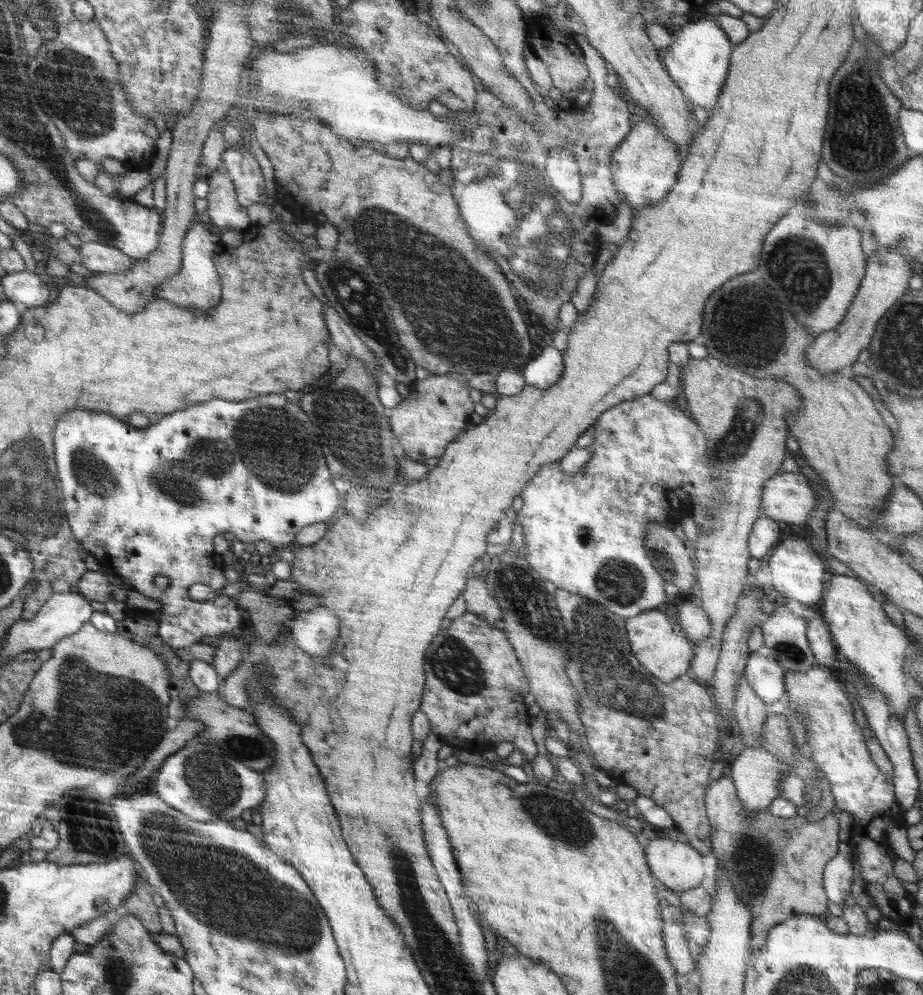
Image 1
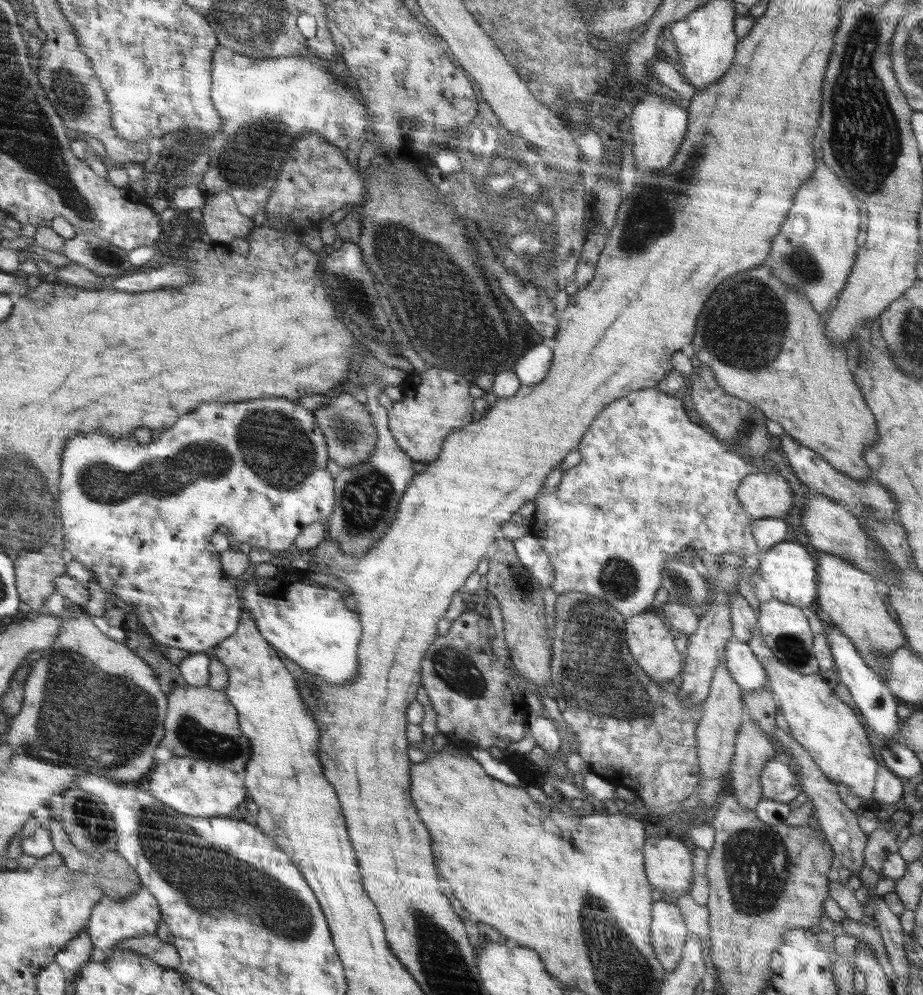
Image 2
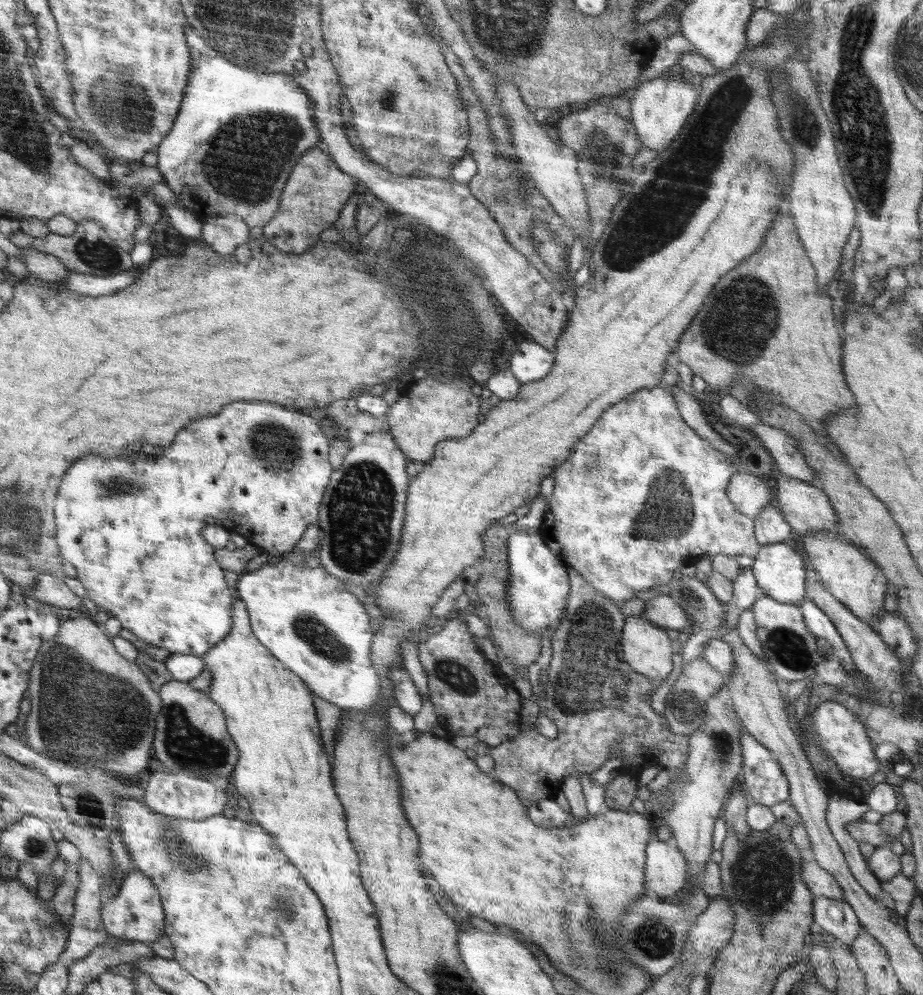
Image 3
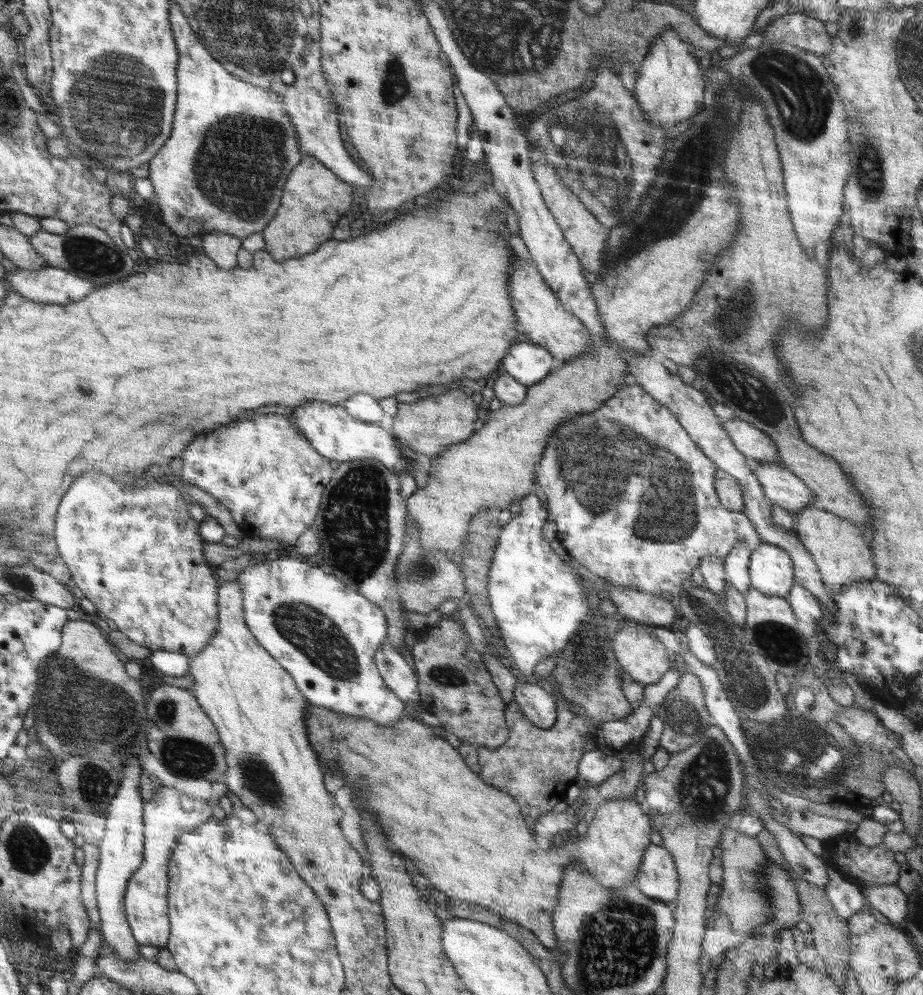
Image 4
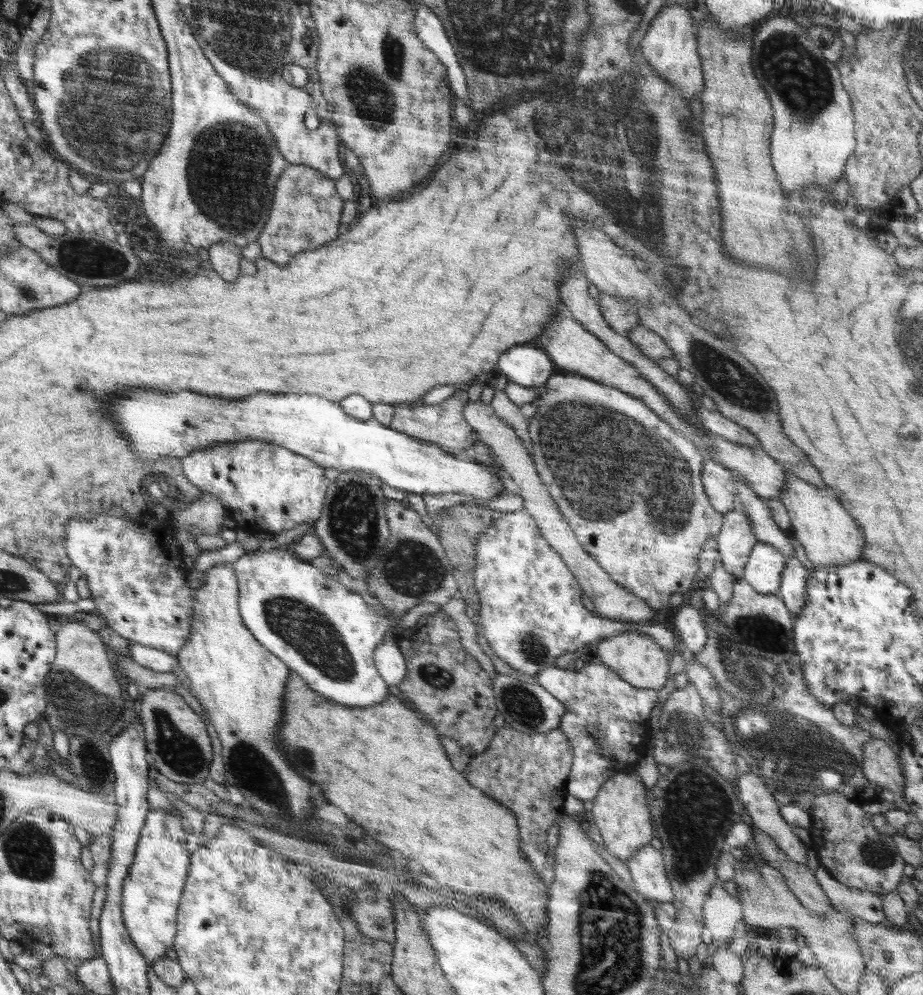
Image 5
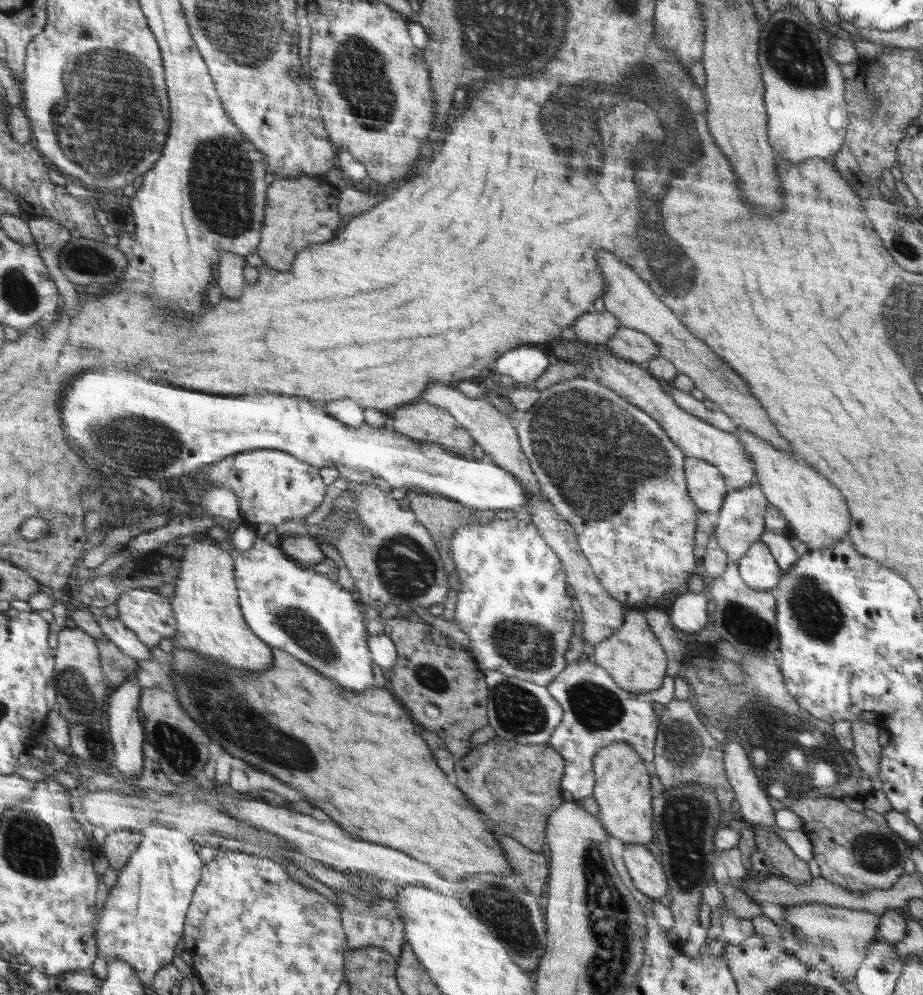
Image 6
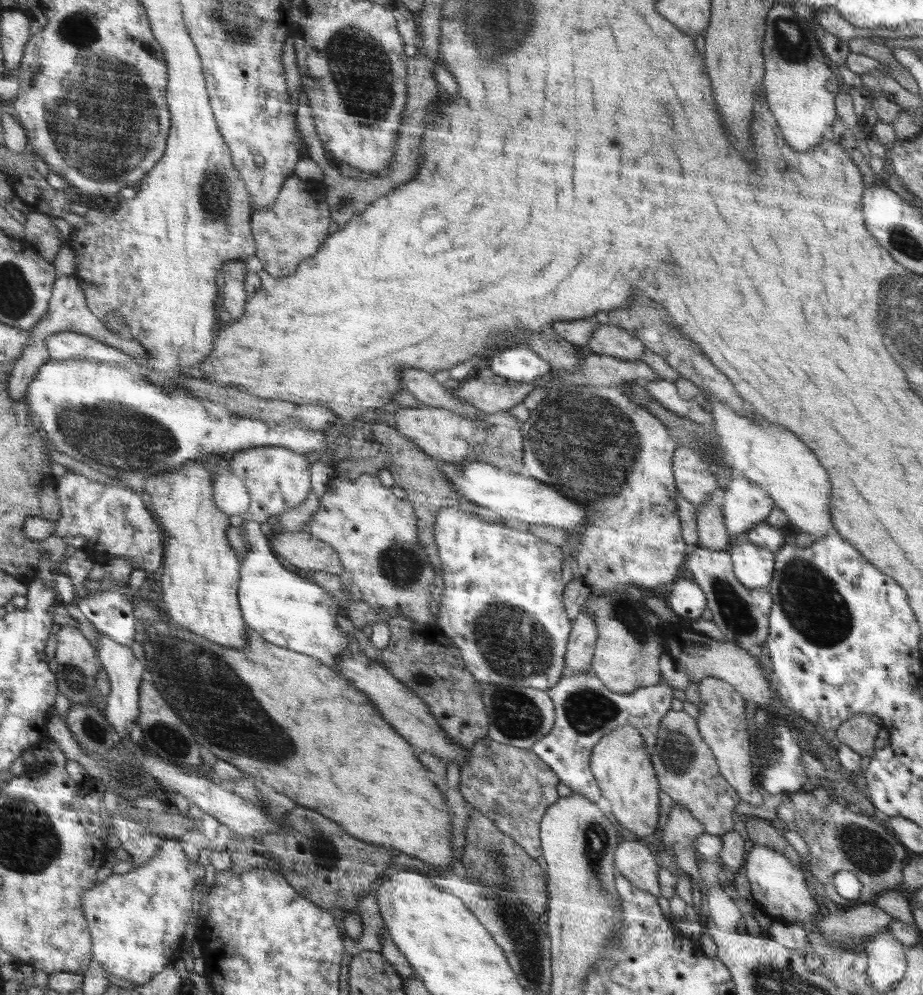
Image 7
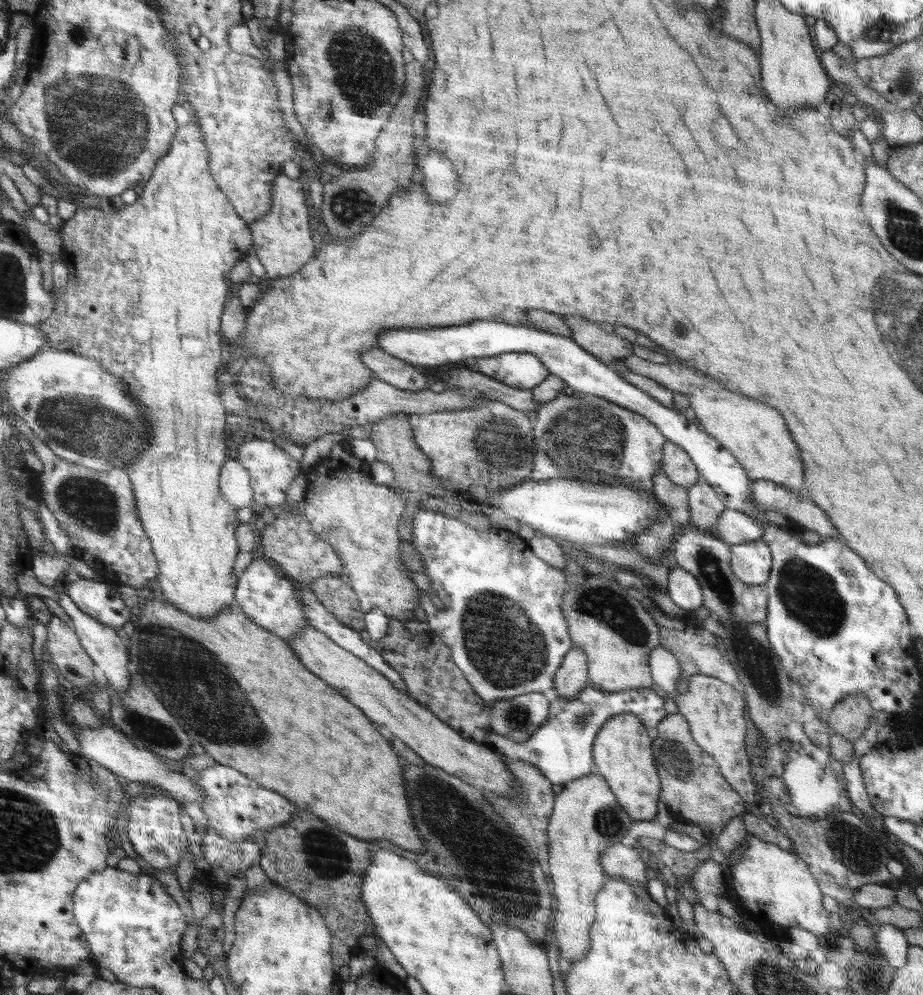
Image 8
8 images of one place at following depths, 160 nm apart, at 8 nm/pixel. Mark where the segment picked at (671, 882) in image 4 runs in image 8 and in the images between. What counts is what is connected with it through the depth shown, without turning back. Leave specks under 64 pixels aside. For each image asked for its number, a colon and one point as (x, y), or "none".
5: (647, 870)
6: (647, 874)
7: (634, 861)
8: (621, 861)

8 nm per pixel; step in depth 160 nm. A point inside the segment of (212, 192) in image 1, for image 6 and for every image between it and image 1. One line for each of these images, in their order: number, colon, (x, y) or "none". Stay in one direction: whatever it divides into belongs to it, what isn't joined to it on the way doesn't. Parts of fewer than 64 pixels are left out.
2: (223, 223)
3: (224, 233)
4: (222, 248)
5: (225, 257)
6: (230, 275)

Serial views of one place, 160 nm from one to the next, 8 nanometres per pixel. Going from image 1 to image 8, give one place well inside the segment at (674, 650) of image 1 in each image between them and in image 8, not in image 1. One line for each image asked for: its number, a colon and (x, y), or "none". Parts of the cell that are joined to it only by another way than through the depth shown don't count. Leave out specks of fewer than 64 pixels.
2: (653, 649)
3: (647, 649)
4: (643, 658)
5: (633, 655)
6: (633, 656)
7: (628, 653)
8: (617, 634)

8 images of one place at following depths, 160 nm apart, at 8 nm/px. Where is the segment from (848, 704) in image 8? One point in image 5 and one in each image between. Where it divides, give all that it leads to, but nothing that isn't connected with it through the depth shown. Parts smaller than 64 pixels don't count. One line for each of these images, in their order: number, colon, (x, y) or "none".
5: (880, 765)
6: (867, 749)
7: (859, 732)

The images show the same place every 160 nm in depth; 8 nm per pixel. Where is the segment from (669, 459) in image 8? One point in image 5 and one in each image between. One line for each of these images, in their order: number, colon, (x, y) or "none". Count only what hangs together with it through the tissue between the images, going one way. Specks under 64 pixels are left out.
5: (719, 482)
6: (707, 485)
7: (694, 480)

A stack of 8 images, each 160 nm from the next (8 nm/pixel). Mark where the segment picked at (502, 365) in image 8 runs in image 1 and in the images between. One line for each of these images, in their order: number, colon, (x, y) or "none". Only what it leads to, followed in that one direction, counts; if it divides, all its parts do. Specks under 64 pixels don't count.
1: (544, 371)
2: (533, 366)
3: (531, 362)
4: (529, 363)
5: (529, 366)
6: (525, 364)
7: (520, 364)

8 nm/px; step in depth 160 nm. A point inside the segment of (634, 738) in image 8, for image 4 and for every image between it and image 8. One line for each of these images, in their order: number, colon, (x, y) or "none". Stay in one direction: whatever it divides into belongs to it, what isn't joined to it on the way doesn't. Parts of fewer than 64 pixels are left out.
4: (462, 833)
5: (622, 814)
6: (622, 792)
7: (620, 763)

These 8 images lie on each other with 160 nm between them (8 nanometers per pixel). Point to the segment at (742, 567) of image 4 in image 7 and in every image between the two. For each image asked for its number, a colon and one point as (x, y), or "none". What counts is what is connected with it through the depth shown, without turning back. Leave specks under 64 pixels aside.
5: (735, 540)
6: (740, 521)
7: (745, 504)

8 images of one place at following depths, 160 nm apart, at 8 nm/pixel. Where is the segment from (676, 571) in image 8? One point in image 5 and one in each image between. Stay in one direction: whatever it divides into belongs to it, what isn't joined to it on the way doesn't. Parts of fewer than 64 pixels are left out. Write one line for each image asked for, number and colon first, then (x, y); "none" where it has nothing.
5: (690, 621)
6: (688, 612)
7: (687, 599)

